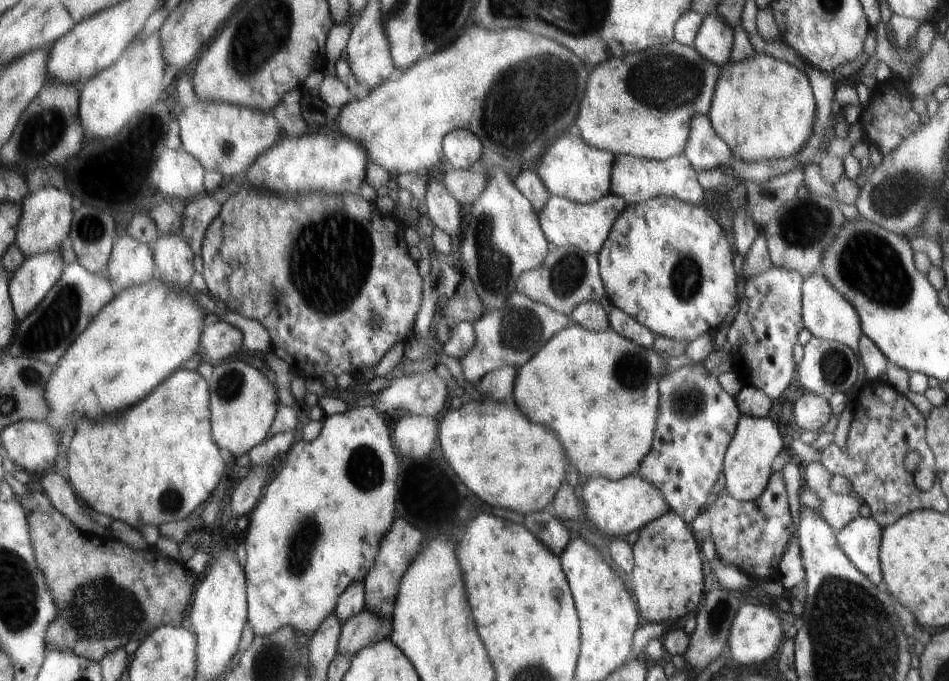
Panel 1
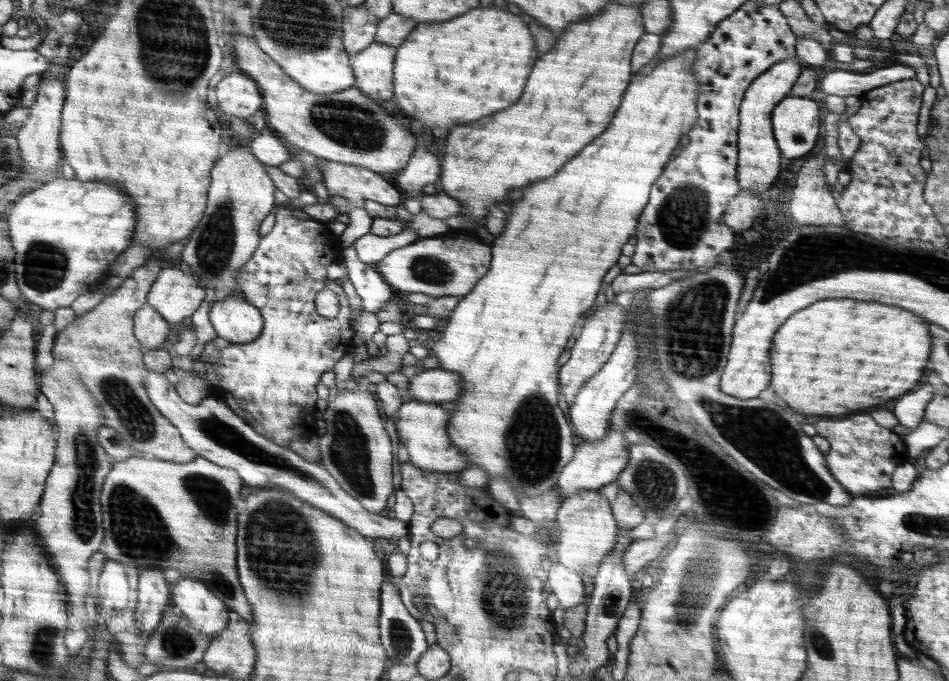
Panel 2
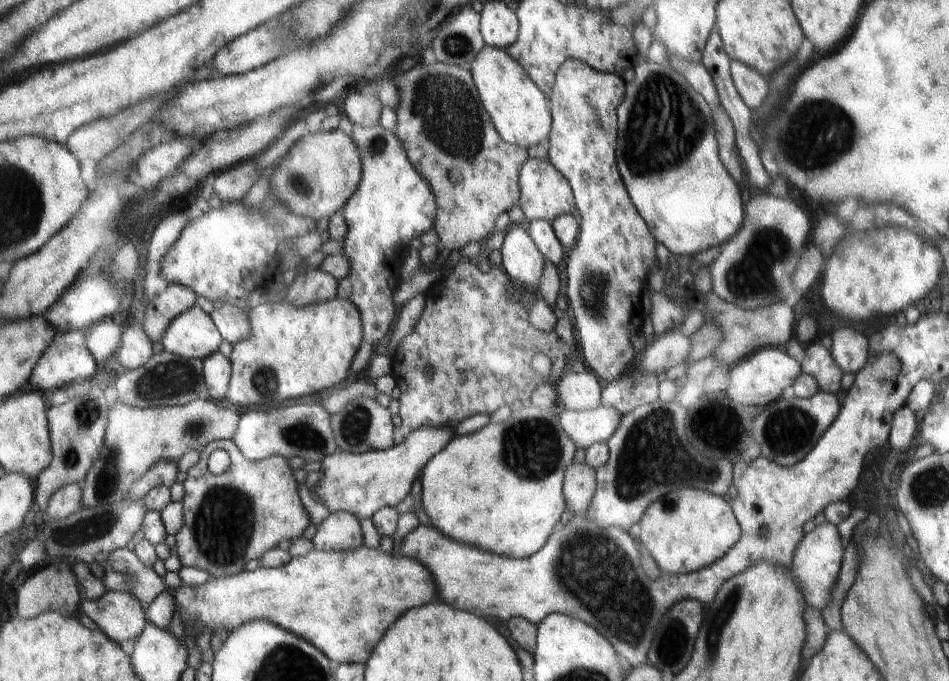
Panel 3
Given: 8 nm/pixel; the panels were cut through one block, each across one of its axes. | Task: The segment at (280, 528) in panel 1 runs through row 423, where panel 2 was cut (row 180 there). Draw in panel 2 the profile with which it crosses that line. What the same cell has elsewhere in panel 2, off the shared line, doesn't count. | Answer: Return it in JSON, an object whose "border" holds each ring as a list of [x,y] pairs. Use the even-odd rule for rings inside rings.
{"border":[[[325,159],[322,161],[324,168],[321,173],[329,194],[344,196],[351,208],[363,208],[365,200],[374,200],[385,206],[396,206],[402,200],[396,188],[368,168]]]}

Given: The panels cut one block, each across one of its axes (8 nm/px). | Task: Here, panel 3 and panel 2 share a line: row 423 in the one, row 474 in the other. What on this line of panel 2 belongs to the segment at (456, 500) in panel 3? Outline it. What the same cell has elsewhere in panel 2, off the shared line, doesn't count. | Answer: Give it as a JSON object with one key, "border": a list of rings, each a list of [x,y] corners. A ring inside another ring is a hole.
{"border":[[[686,49],[686,51],[682,51],[678,53],[678,55],[674,55],[672,57],[668,57],[668,59],[662,59],[662,61],[658,61],[656,66],[652,66],[652,68],[642,68],[642,72],[638,72],[638,82],[634,82],[634,84],[630,84],[630,92],[626,92],[626,100],[622,100],[622,112],[618,112],[618,116],[614,116],[614,124],[610,124],[610,128],[606,128],[606,132],[602,132],[602,136],[598,136],[598,140],[594,140],[594,144],[590,144],[590,148],[582,148],[582,152],[578,154],[578,156],[574,156],[574,160],[570,160],[570,164],[566,164],[566,168],[562,168],[562,172],[556,172],[556,176],[552,176],[552,178],[546,178],[546,180],[536,180],[534,184],[530,184],[530,186],[526,186],[522,192],[524,192],[524,196],[522,196],[522,200],[520,202],[514,202],[512,204],[512,212],[508,214],[508,218],[506,218],[506,226],[504,226],[504,232],[500,234],[500,236],[495,236],[495,241],[492,245],[492,254],[493,260],[491,266],[489,268],[489,272],[482,276],[481,281],[470,291],[470,296],[466,296],[466,298],[462,298],[460,300],[460,304],[456,307],[454,312],[450,314],[450,320],[447,323],[447,326],[441,332],[439,339],[433,341],[430,339],[426,346],[430,351],[430,354],[434,355],[438,359],[440,363],[440,367],[443,369],[450,369],[450,371],[454,372],[462,372],[462,394],[458,396],[458,399],[454,400],[450,403],[450,421],[449,421],[449,434],[450,439],[452,439],[452,443],[470,459],[470,466],[481,466],[486,470],[490,478],[494,475],[504,476],[510,486],[512,487],[515,495],[518,499],[522,498],[532,498],[538,495],[542,495],[544,492],[549,492],[550,490],[556,488],[558,479],[560,478],[560,472],[562,472],[566,466],[570,462],[570,459],[574,456],[574,444],[572,444],[572,438],[574,438],[574,434],[572,434],[572,428],[570,428],[570,423],[566,420],[566,416],[564,416],[564,412],[558,408],[558,396],[556,396],[556,386],[558,386],[558,376],[556,376],[556,362],[558,362],[558,358],[560,358],[560,354],[562,354],[562,350],[566,348],[566,342],[568,342],[568,338],[572,336],[572,330],[574,330],[574,326],[576,326],[576,322],[578,322],[578,318],[594,304],[594,300],[596,300],[596,294],[598,294],[598,290],[600,290],[600,284],[602,284],[602,276],[612,268],[612,266],[616,266],[616,260],[620,258],[620,252],[622,252],[622,244],[626,244],[628,242],[628,238],[634,234],[634,228],[637,228],[637,225],[640,223],[641,216],[644,214],[644,209],[648,206],[649,203],[649,195],[652,194],[652,188],[654,183],[657,182],[656,178],[660,178],[662,172],[665,170],[666,164],[669,164],[668,160],[670,160],[670,156],[672,156],[672,152],[674,152],[674,148],[678,146],[678,142],[680,142],[680,138],[687,134],[690,131],[694,124],[697,124],[697,99],[698,99],[698,90],[700,90],[700,85],[698,85],[698,78],[694,75],[693,65],[694,60],[696,60],[696,52],[697,49]]]}

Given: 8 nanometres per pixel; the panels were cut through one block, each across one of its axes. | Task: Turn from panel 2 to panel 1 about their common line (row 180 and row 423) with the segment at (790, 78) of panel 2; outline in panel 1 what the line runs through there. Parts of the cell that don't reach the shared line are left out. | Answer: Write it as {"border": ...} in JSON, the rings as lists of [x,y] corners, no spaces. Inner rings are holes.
{"border":[[[742,415],[736,434],[726,451],[725,471],[726,490],[741,501],[753,501],[761,498],[772,478],[772,462],[782,450],[782,436],[776,423],[768,417],[756,418]]]}

